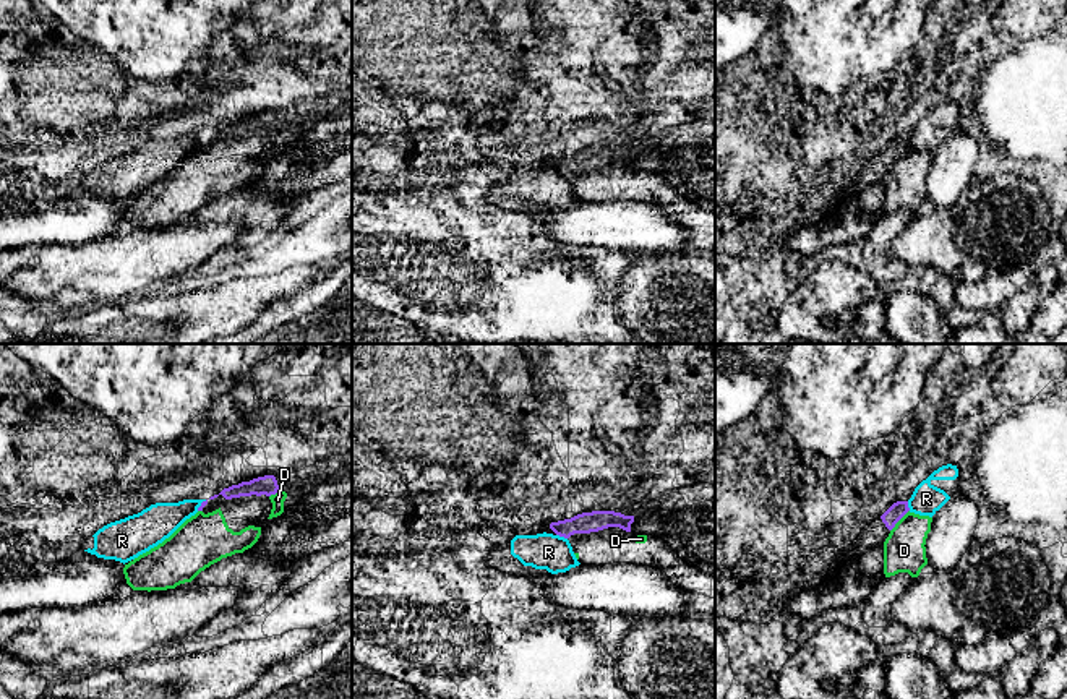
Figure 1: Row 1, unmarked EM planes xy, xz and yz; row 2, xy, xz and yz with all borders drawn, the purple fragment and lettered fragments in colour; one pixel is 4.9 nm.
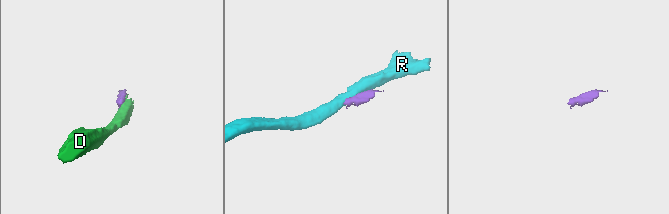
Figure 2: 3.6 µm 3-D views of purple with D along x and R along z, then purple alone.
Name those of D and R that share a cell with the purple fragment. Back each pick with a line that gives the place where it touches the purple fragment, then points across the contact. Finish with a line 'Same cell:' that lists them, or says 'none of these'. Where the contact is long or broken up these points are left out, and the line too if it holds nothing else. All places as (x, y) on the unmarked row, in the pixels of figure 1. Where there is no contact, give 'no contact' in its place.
Same cell: none of these

